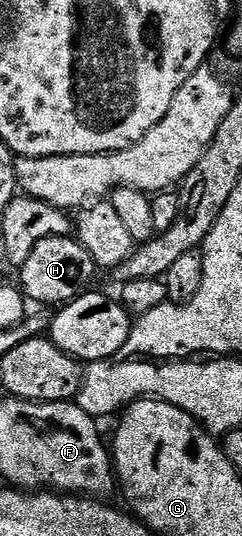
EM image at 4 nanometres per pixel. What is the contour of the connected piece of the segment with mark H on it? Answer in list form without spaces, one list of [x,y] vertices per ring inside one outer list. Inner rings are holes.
[[[72,235],[43,238],[43,242],[35,245],[27,262],[19,265],[21,280],[19,287],[25,294],[26,301],[37,304],[53,304],[64,306],[84,292],[94,287],[93,279],[99,275],[99,269],[91,254]]]

